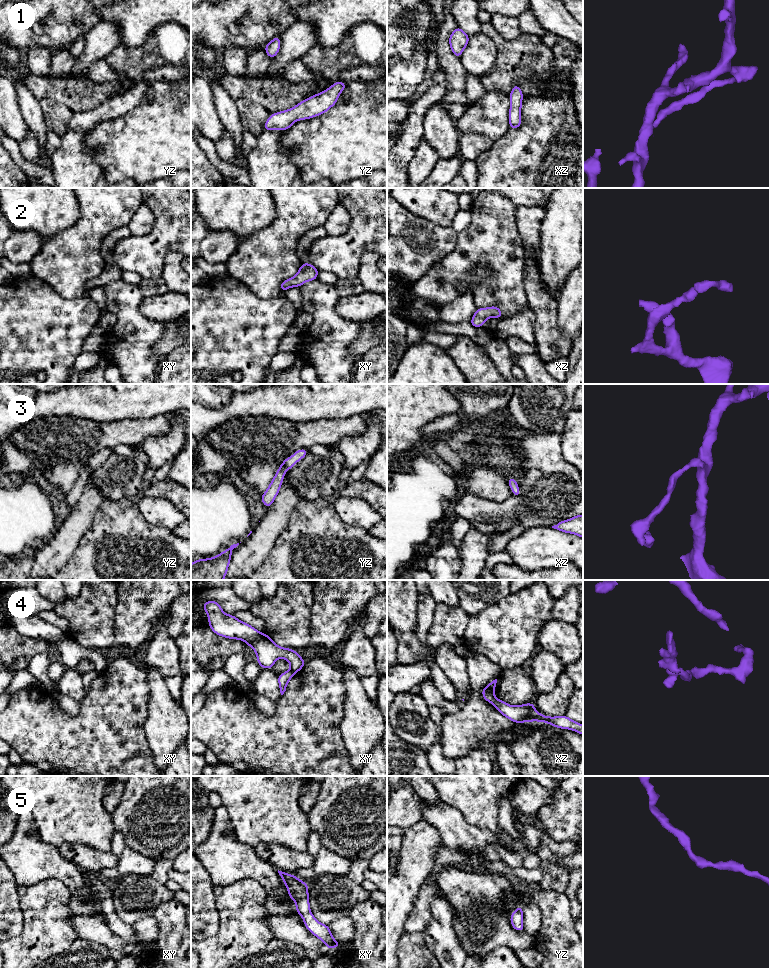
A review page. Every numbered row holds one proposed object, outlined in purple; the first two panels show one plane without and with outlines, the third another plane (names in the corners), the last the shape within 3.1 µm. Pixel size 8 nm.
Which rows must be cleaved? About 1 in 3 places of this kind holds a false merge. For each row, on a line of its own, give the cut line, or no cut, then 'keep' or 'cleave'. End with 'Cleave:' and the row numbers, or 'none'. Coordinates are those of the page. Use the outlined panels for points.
1: no cut | keep
2: no cut | keep
3: no cut | keep
4: xz (488, 685), (493, 694) | cleave
5: no cut | keep
Cleave: 4

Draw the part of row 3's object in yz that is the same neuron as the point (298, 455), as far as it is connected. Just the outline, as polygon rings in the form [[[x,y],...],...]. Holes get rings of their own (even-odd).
[[[300,449],[296,451],[291,457],[285,459],[284,462],[281,463],[280,468],[276,472],[273,480],[266,492],[260,497],[263,504],[269,508],[273,501],[275,500],[283,482],[284,474],[287,470],[292,468],[296,462],[299,462],[303,457],[308,454],[308,449]]]

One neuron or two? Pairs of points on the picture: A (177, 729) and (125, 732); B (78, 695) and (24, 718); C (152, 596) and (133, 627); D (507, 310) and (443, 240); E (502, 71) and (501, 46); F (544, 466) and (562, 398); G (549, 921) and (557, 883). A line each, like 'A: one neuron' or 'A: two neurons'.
A: two neurons
B: two neurons
C: one neuron
D: two neurons
E: one neuron
F: two neurons
G: two neurons

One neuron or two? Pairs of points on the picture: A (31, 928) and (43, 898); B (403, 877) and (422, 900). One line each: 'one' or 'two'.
A: one
B: two

